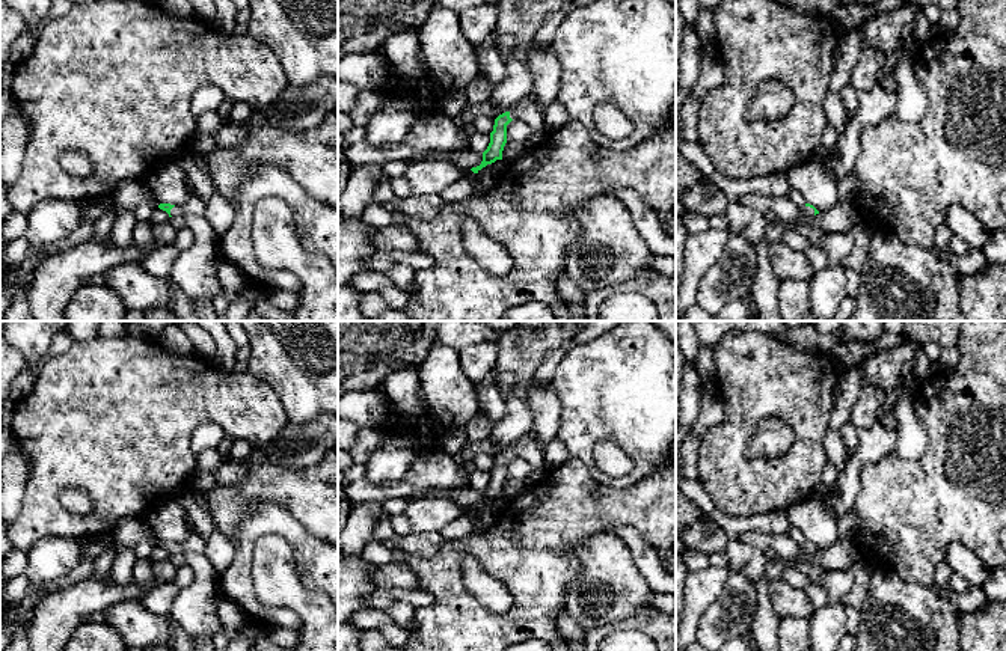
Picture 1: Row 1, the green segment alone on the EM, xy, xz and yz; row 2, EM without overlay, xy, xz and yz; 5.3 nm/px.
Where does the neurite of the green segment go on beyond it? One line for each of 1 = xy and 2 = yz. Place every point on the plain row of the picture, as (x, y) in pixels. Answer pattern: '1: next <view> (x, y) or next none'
1: next xy (193, 543)
2: next yz (807, 549)

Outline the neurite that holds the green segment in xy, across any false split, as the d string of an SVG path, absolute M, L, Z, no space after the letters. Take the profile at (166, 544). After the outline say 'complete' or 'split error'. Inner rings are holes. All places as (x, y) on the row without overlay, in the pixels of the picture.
M190 529L190 533L182 544L175 544L170 541L160 541L158 546L166 549L169 555L172 553L181 555L186 550L204 553L207 541L204 541L193 529Z; split error

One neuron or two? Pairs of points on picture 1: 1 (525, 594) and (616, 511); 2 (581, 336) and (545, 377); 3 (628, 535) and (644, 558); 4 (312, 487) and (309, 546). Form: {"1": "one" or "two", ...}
{"1": "one", "2": "one", "3": "one", "4": "two"}

